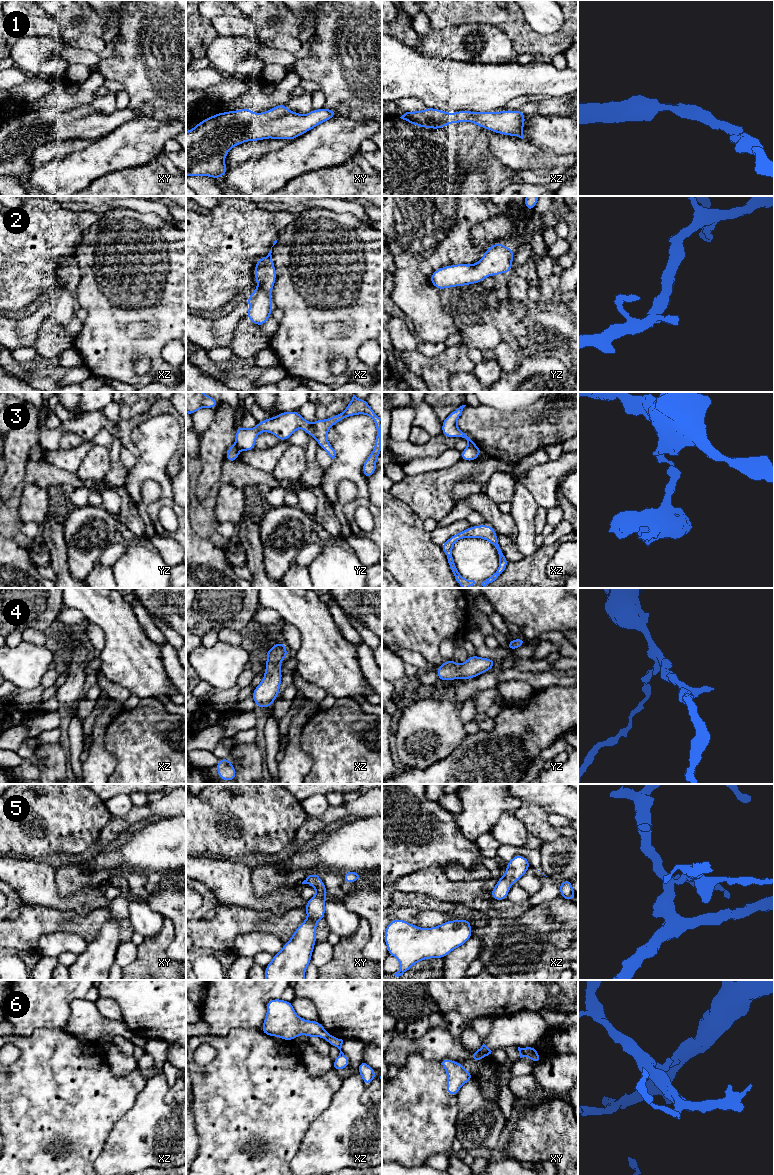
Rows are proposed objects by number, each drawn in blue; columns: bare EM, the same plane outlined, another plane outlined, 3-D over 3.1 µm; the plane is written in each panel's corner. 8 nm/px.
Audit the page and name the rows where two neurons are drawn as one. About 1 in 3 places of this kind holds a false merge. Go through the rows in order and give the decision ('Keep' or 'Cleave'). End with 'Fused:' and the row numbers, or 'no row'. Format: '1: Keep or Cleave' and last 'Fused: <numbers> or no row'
1: Keep
2: Keep
3: Cleave
4: Keep
5: Keep
6: Cleave
Fused: 3, 6

